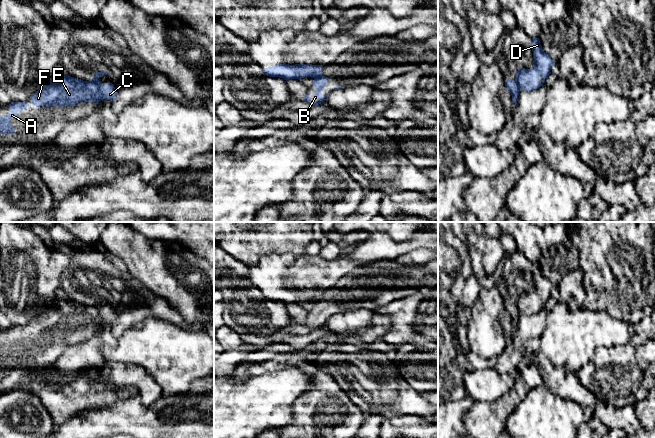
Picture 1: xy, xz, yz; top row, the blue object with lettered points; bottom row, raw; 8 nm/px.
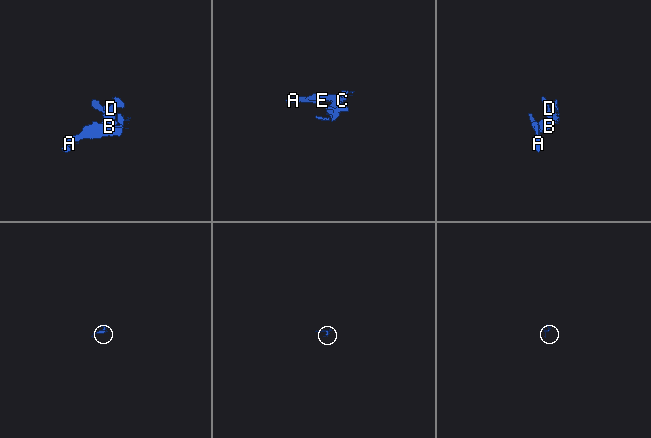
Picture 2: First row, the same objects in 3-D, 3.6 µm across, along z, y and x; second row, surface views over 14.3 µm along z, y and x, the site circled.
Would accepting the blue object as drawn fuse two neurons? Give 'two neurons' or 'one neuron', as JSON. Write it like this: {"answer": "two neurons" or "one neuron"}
{"answer": "two neurons"}

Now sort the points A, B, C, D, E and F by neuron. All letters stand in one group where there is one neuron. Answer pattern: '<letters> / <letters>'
A C E F / B D

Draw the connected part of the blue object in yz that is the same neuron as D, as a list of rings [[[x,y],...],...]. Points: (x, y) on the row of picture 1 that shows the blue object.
[[[532,38],[531,48],[534,55],[534,67],[530,69],[521,67],[516,72],[516,83],[520,90],[531,91],[543,86],[545,79],[551,73],[552,65],[557,62],[542,50],[539,38]]]

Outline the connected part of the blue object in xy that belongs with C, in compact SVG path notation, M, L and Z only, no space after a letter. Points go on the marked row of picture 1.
M59 74L57 77L50 78L29 100L36 106L71 106L81 101L94 101L96 103L103 99L114 101L118 92L112 83L101 83L89 80L83 81L69 75Z

